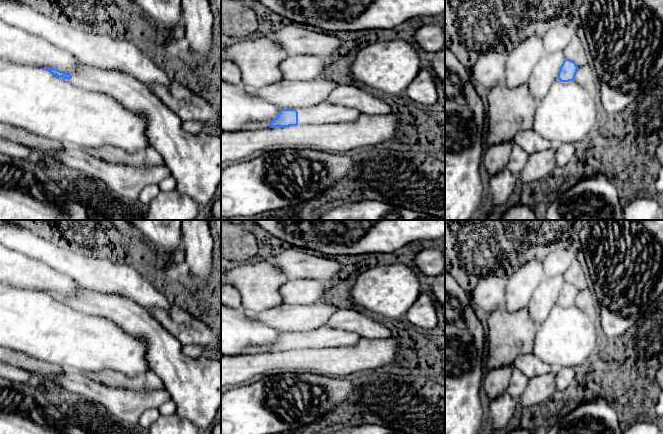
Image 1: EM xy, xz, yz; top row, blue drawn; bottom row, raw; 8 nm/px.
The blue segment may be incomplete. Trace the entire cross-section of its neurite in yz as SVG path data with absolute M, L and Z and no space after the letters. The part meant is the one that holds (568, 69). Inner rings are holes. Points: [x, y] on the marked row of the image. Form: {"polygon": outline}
{"polygon": "M565 59L557 75L559 81L561 82L573 81L575 79L577 70L578 70L578 66L574 61L570 59Z"}

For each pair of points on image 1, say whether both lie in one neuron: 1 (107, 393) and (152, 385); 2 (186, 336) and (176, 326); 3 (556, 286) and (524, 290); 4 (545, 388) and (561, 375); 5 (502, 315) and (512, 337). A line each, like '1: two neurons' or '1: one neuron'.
1: two neurons
2: one neuron
3: two neurons
4: two neurons
5: one neuron

